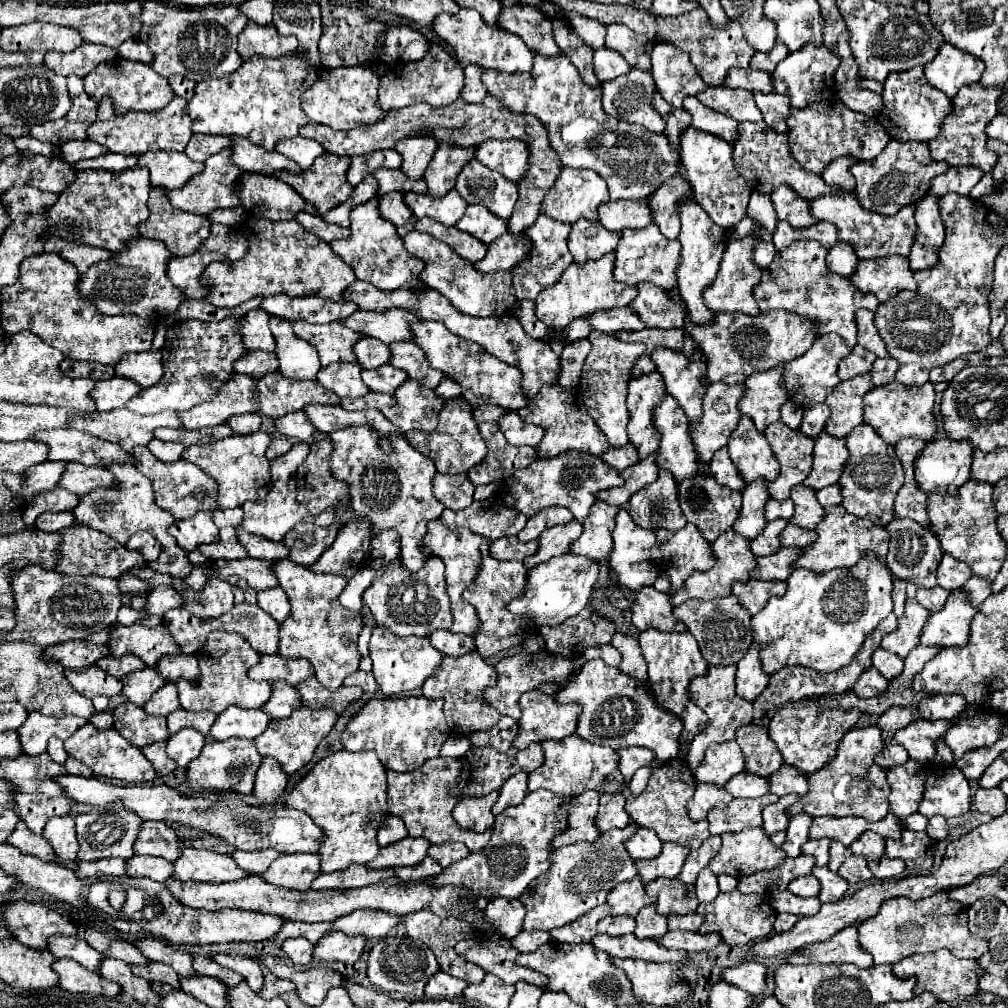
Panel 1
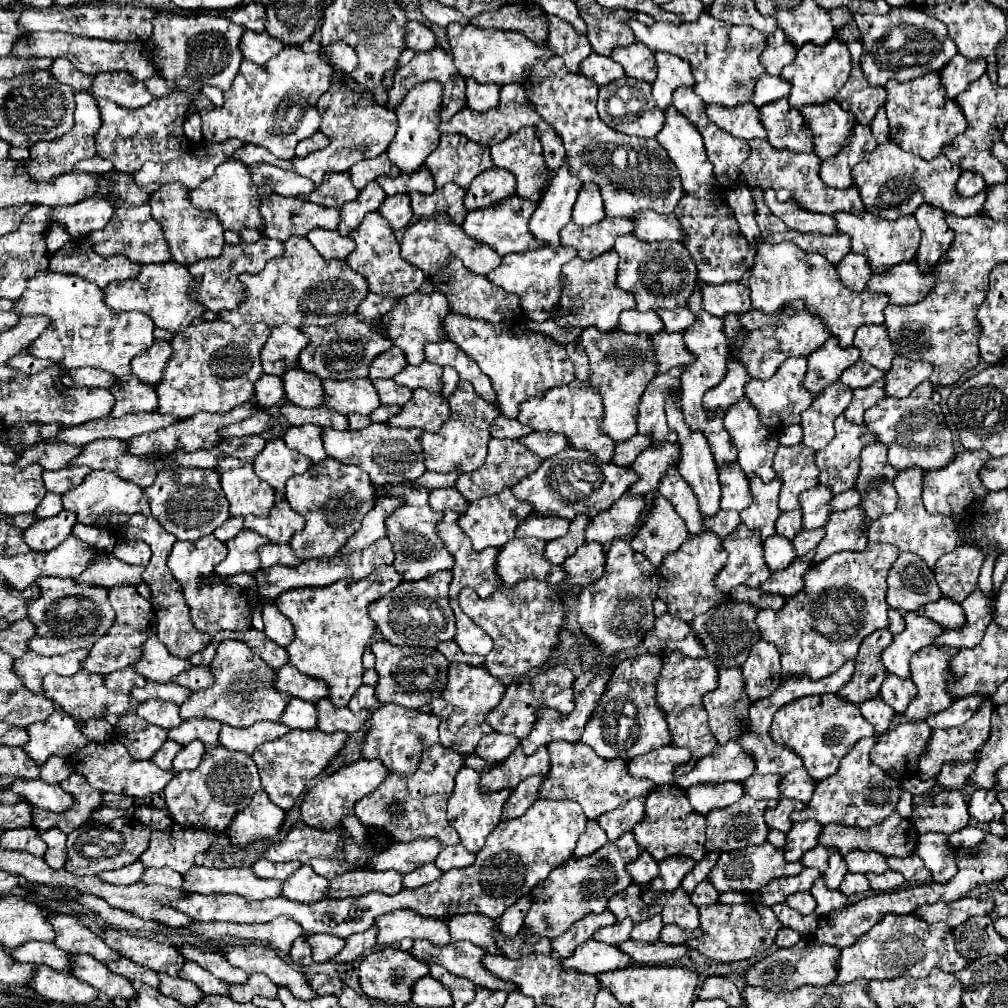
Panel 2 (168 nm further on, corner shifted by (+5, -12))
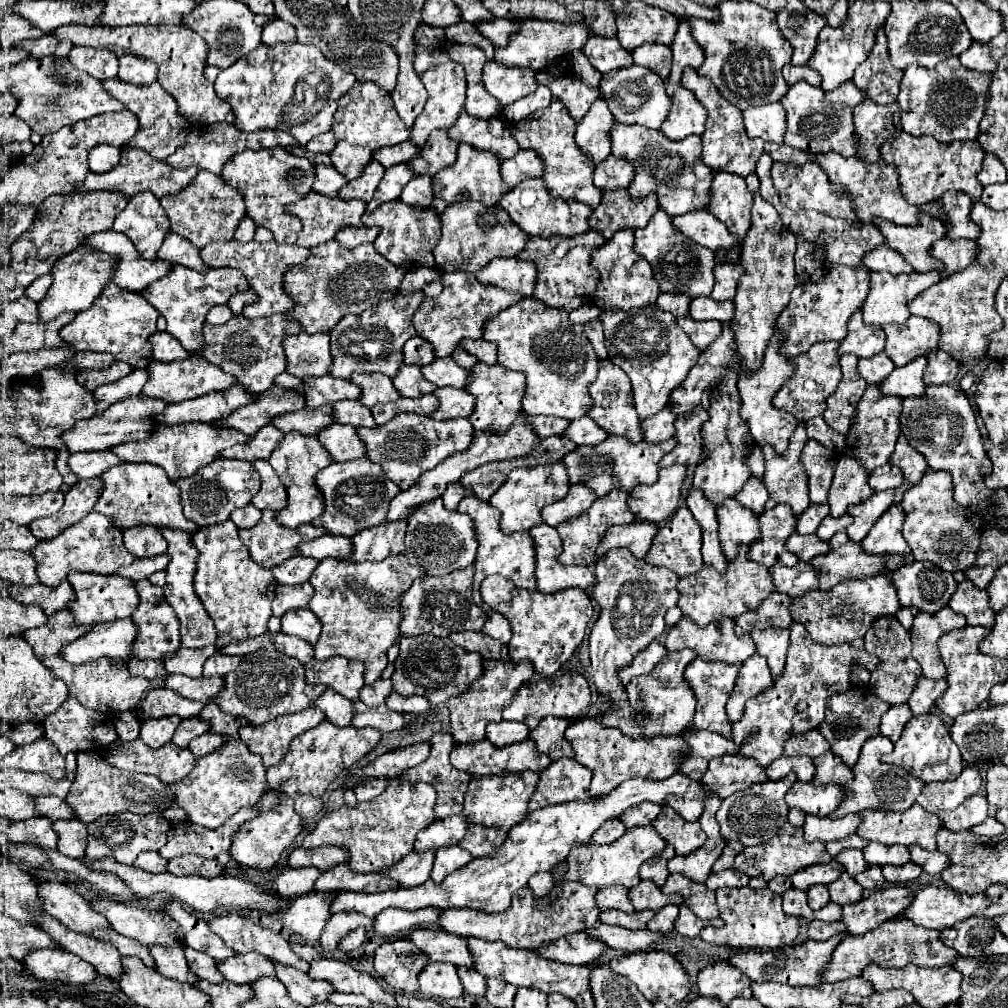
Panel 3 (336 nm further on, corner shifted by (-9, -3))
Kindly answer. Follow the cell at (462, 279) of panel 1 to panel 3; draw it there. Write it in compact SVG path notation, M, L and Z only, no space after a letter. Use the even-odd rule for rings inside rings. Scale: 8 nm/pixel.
M494 259L482 271L474 275L478 283L494 283L494 287L502 287L506 291L518 291L522 299L534 297L536 283L536 267L534 263L520 259Z

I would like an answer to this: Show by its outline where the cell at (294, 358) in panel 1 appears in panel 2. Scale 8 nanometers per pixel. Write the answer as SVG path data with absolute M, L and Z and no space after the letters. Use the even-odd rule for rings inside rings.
M288 368L282 382L290 404L302 408L318 408L324 404L324 386L318 376L312 376L302 368Z

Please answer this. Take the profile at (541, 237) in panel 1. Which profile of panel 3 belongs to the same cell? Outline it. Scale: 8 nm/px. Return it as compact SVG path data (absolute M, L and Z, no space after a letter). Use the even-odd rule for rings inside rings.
M598 99L590 111L584 115L582 123L576 127L576 143L578 149L590 157L594 165L602 163L606 155L610 155L610 129L614 117L604 99Z

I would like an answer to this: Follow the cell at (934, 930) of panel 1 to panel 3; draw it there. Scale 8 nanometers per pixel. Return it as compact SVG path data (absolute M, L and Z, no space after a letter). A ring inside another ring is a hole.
M896 917L890 919L882 925L878 925L874 931L868 931L860 937L850 937L846 935L840 945L834 949L832 961L826 967L826 975L822 975L822 981L826 983L834 983L834 981L844 981L850 977L860 977L864 967L870 963L876 963L880 967L890 967L890 969L902 969L910 963L918 965L918 967L946 967L946 965L954 965L954 959L958 959L958 951L950 951L950 947L946 947L940 939L942 931L926 931L924 927L918 927L914 923L910 923L908 919Z

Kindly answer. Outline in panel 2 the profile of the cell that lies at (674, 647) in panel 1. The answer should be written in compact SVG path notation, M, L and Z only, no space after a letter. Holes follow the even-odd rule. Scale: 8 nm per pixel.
M672 652L672 656L662 658L662 672L656 684L656 700L660 708L666 712L666 720L672 732L672 744L684 746L692 752L692 764L688 768L678 768L676 778L682 776L684 772L692 770L694 762L712 752L716 748L716 738L712 736L708 728L708 716L702 704L702 696L712 692L718 686L718 668L710 660L688 660L686 656L680 656L680 652Z

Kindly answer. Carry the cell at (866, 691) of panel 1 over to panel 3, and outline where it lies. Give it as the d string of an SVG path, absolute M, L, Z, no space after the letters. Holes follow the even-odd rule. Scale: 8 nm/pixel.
M906 703L898 705L898 707L890 707L886 711L886 715L882 715L882 723L880 723L880 733L890 737L892 741L896 741L904 729L904 725L910 721L912 711Z

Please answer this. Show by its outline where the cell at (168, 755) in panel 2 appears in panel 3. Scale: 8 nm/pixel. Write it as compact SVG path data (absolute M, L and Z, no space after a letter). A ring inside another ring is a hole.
M196 717L184 719L184 721L178 725L178 729L176 729L174 737L172 737L172 743L174 743L176 747L188 747L188 743L190 743L194 737L204 735L206 731L208 731L208 723L206 723L206 721L202 723L202 721L196 719Z

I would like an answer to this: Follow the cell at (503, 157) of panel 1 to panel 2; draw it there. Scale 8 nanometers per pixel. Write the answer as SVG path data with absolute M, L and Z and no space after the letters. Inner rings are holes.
M530 126L520 128L516 134L508 136L504 142L494 144L492 160L498 168L514 172L518 180L516 194L528 200L540 200L544 194L548 166L542 156L542 144L536 130Z

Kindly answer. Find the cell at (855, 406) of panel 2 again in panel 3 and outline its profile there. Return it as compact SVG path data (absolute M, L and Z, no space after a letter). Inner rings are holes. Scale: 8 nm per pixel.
M916 357L904 367L896 367L888 379L880 383L882 393L898 395L898 397L918 397L924 395L924 381L922 375L926 371L926 357Z

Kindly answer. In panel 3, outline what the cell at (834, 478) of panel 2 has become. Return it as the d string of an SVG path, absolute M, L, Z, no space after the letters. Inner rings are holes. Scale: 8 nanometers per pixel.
M868 385L862 399L858 401L854 421L850 431L846 433L846 445L842 451L848 453L856 463L862 463L868 475L876 467L888 463L888 457L894 451L894 443L900 435L900 423L898 423L900 411L902 411L902 399L894 395L882 395L878 385Z

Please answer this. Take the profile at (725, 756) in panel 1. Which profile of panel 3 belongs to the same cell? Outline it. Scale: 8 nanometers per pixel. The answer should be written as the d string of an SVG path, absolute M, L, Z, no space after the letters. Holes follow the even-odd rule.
M792 623L790 627L790 647L784 673L774 681L772 687L756 695L754 699L746 701L746 711L740 721L732 725L732 739L738 745L738 755L746 755L758 761L758 765L766 767L774 759L782 755L786 739L792 735L804 733L814 729L822 717L826 707L826 697L832 691L846 691L850 689L850 663L860 661L868 671L876 669L878 659L866 651L854 651L850 645L836 645L836 647L822 647L806 635L806 629L800 623ZM804 701L808 709L804 713L796 713L796 705Z

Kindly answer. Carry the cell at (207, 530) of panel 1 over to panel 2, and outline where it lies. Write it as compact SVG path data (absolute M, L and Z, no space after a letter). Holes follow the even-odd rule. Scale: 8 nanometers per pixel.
M210 534L196 542L176 542L168 556L168 568L182 586L182 594L190 606L190 620L194 628L210 636L218 634L220 630L244 632L252 628L252 606L246 590L242 590L238 584L216 578L214 568L226 558L226 552L226 544Z

